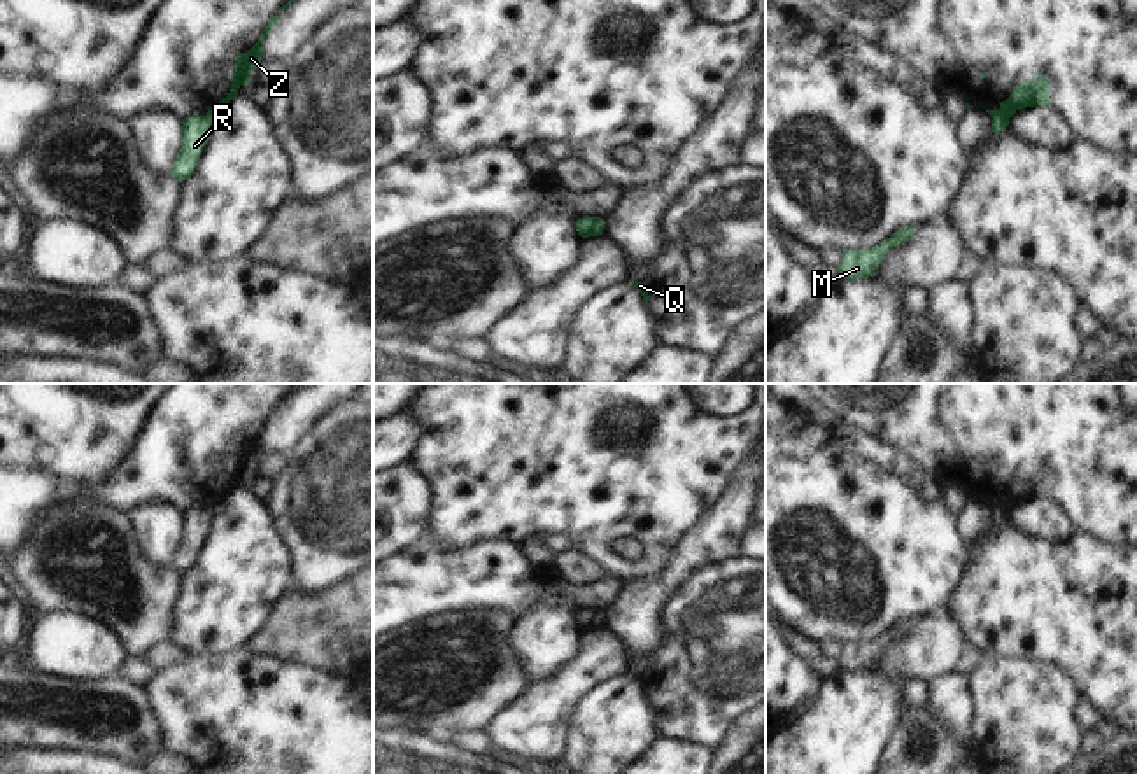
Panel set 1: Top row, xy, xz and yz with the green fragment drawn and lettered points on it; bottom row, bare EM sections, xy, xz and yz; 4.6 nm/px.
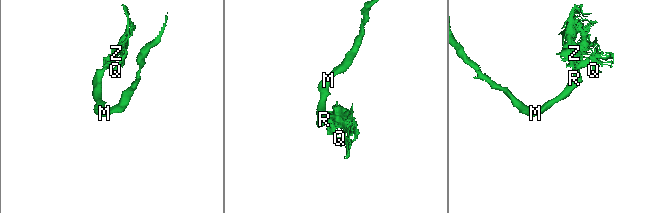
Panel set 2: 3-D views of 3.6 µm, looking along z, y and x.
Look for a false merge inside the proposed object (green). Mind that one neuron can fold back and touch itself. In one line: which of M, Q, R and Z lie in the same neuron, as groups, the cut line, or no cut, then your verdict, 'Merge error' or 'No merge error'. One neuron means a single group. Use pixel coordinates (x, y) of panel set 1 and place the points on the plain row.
Groups: M R / Q Z. Split along yz (994, 508), (1008, 512). Merge error.

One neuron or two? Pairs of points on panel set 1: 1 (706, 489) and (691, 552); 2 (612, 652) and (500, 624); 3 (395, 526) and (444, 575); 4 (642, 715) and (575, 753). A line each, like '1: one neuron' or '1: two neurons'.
1: two neurons
2: two neurons
3: two neurons
4: one neuron

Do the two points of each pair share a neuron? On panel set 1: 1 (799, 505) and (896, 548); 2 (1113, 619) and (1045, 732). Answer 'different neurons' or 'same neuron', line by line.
1: same neuron
2: different neurons

